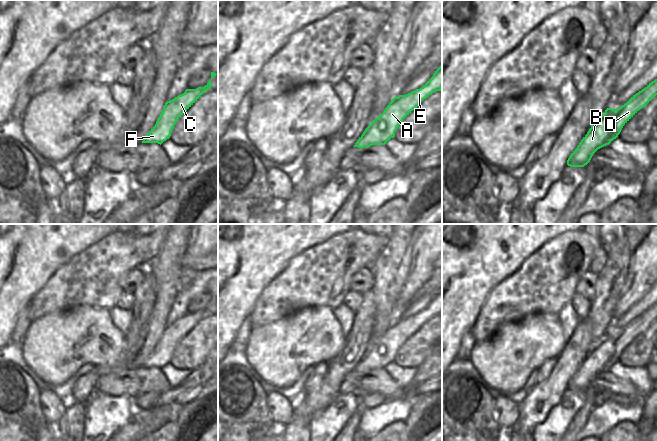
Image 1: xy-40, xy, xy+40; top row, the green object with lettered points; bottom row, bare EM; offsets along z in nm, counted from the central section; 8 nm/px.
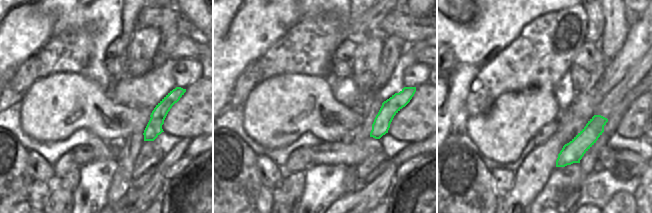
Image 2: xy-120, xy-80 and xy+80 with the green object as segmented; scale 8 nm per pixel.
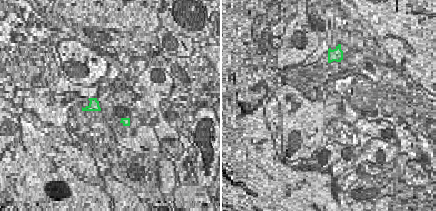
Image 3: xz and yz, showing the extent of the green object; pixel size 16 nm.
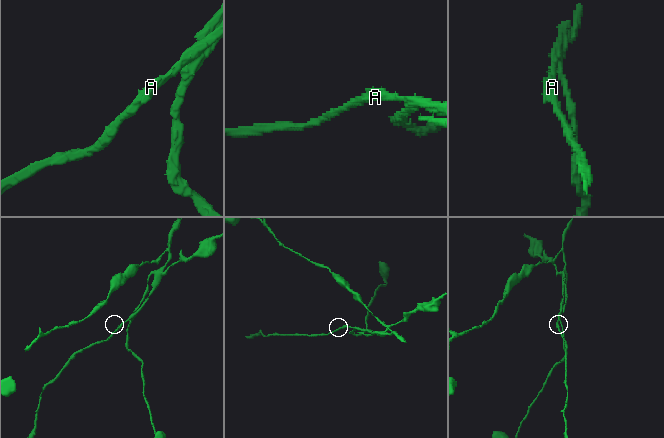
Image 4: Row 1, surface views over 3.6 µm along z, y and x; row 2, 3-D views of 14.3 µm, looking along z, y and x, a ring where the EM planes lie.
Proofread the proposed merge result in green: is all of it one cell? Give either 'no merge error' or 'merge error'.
merge error

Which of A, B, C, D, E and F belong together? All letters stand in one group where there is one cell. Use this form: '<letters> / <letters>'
A C D E / B F

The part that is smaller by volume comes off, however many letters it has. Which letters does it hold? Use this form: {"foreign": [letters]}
{"foreign": ["B", "F"]}

